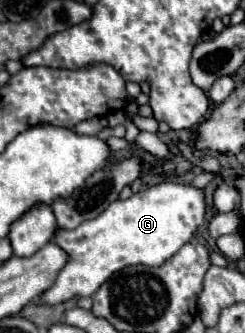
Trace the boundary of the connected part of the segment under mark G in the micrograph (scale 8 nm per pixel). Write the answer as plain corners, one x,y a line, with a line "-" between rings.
161,182
139,194
133,194
127,200
115,200
97,218
79,224
75,230
61,230
55,234
55,242
69,254
69,262
59,272
55,284
41,296
41,302
59,304
73,296
93,296
95,290
105,280
111,278
111,274
119,272
125,266
133,266
133,264
161,266
161,264
165,264
165,260
169,260
173,254
177,254
179,248
193,238
197,228
205,222
205,214
207,214
205,192
201,188
179,184
179,182

